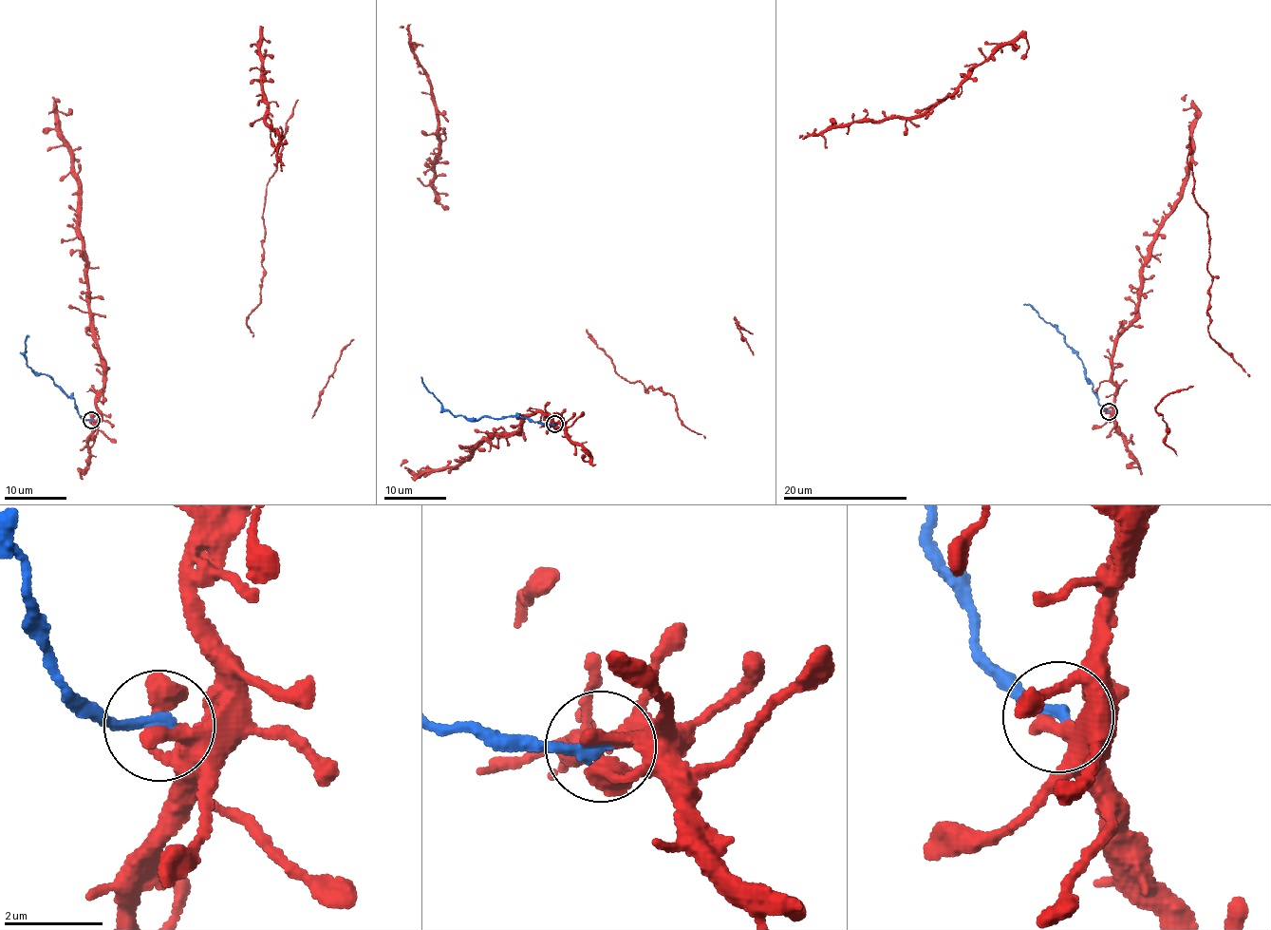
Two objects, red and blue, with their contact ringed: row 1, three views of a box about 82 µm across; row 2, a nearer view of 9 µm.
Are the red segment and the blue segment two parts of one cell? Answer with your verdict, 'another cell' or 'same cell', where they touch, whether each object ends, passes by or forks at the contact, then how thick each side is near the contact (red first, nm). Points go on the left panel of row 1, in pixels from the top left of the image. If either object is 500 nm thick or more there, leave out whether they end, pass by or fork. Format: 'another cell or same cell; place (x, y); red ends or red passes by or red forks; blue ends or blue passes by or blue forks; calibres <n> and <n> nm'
another cell; place (91, 420); red ends; blue ends; calibres 320 and 260 nm

